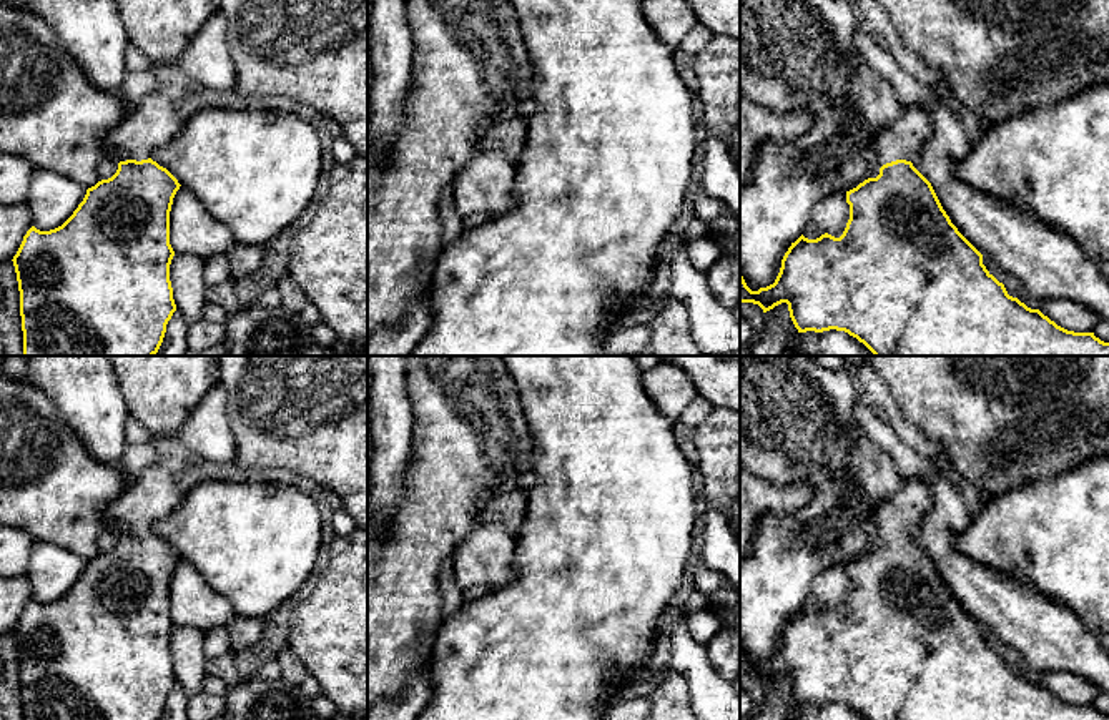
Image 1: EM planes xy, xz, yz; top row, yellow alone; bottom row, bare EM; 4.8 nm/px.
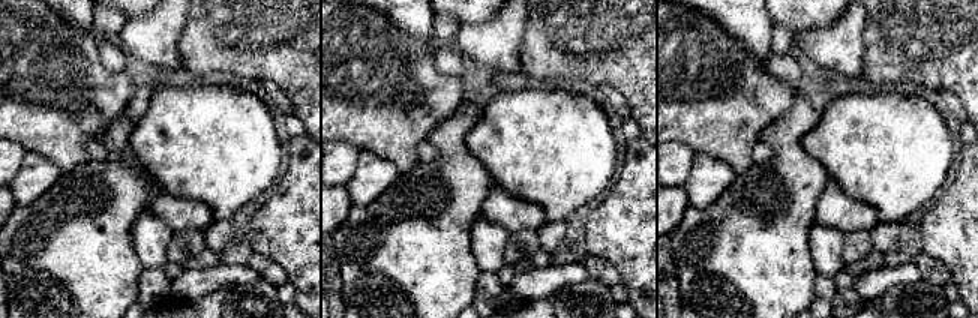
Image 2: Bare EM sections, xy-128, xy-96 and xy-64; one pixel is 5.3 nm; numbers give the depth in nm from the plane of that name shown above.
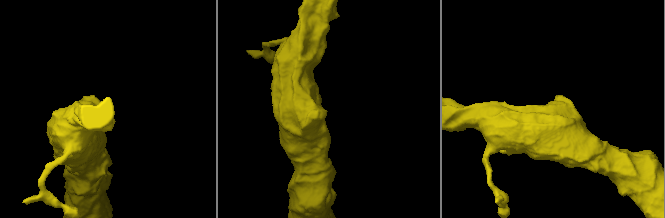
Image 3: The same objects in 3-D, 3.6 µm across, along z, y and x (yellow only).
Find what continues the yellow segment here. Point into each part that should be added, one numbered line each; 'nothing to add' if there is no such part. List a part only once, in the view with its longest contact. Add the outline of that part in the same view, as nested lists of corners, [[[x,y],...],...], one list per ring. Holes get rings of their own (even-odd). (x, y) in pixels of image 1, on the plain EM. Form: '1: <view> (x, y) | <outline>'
1: yz (903, 511) | [[[919,476],[908,477],[901,489],[878,507],[875,530],[881,539],[896,532],[911,534],[929,510],[929,505],[929,487]]]

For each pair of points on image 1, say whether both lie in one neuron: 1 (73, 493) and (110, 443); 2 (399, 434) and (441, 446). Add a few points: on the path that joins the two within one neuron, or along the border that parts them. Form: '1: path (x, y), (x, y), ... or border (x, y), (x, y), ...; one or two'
1: border (73, 429), (88, 454), (118, 468), (132, 479); two
2: border (409, 399), (413, 413), (411, 453), (404, 476); two

